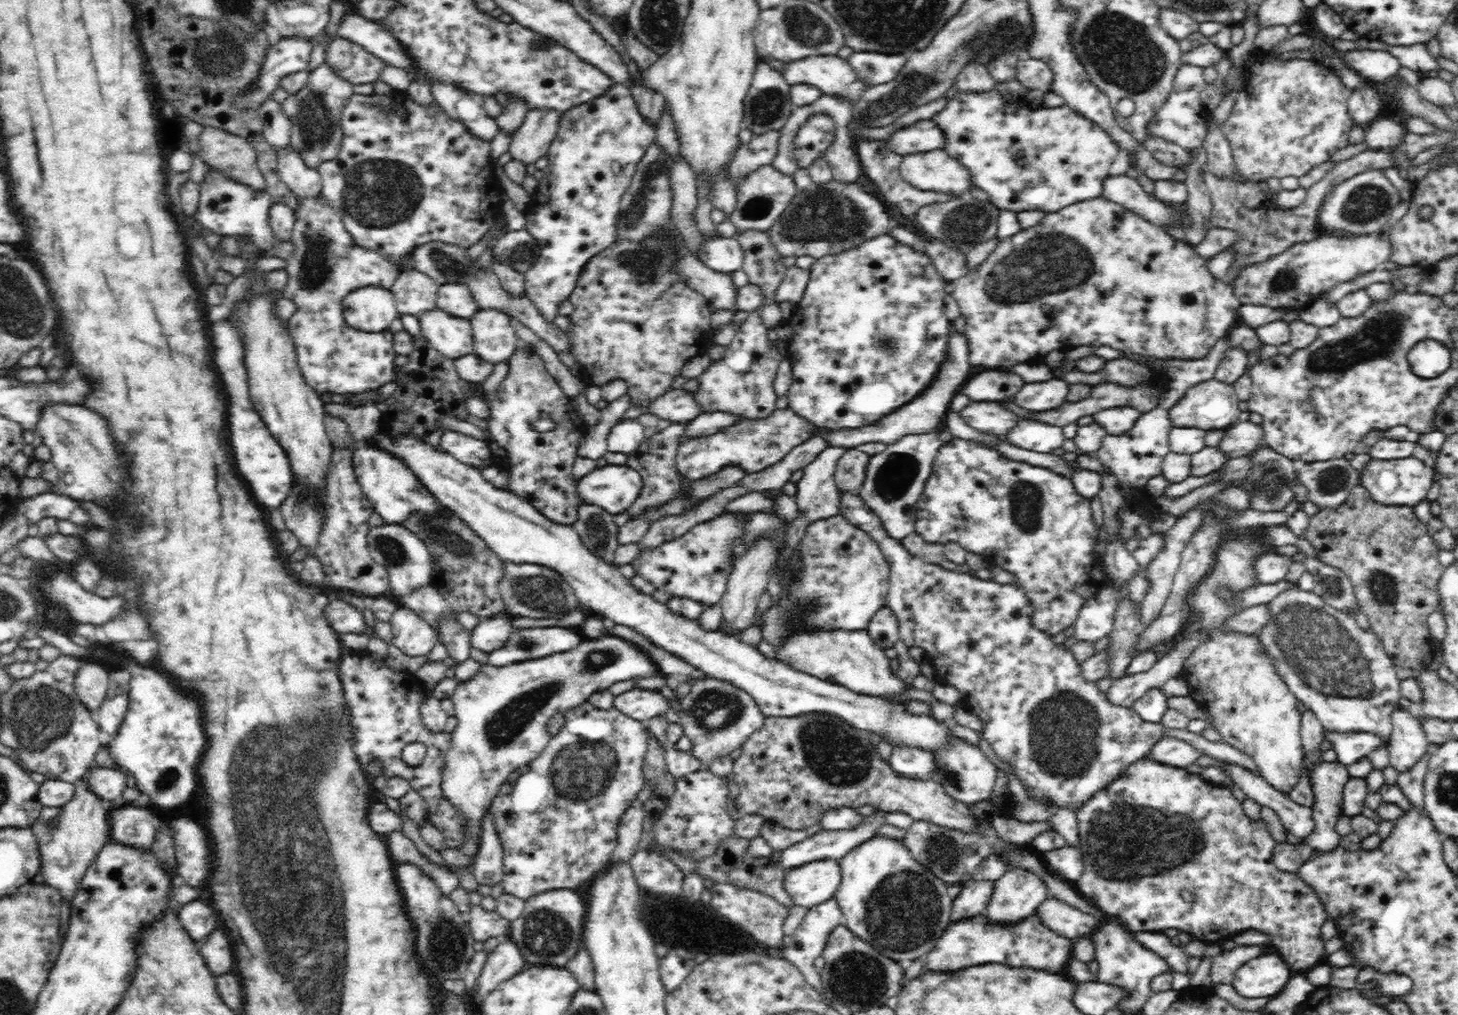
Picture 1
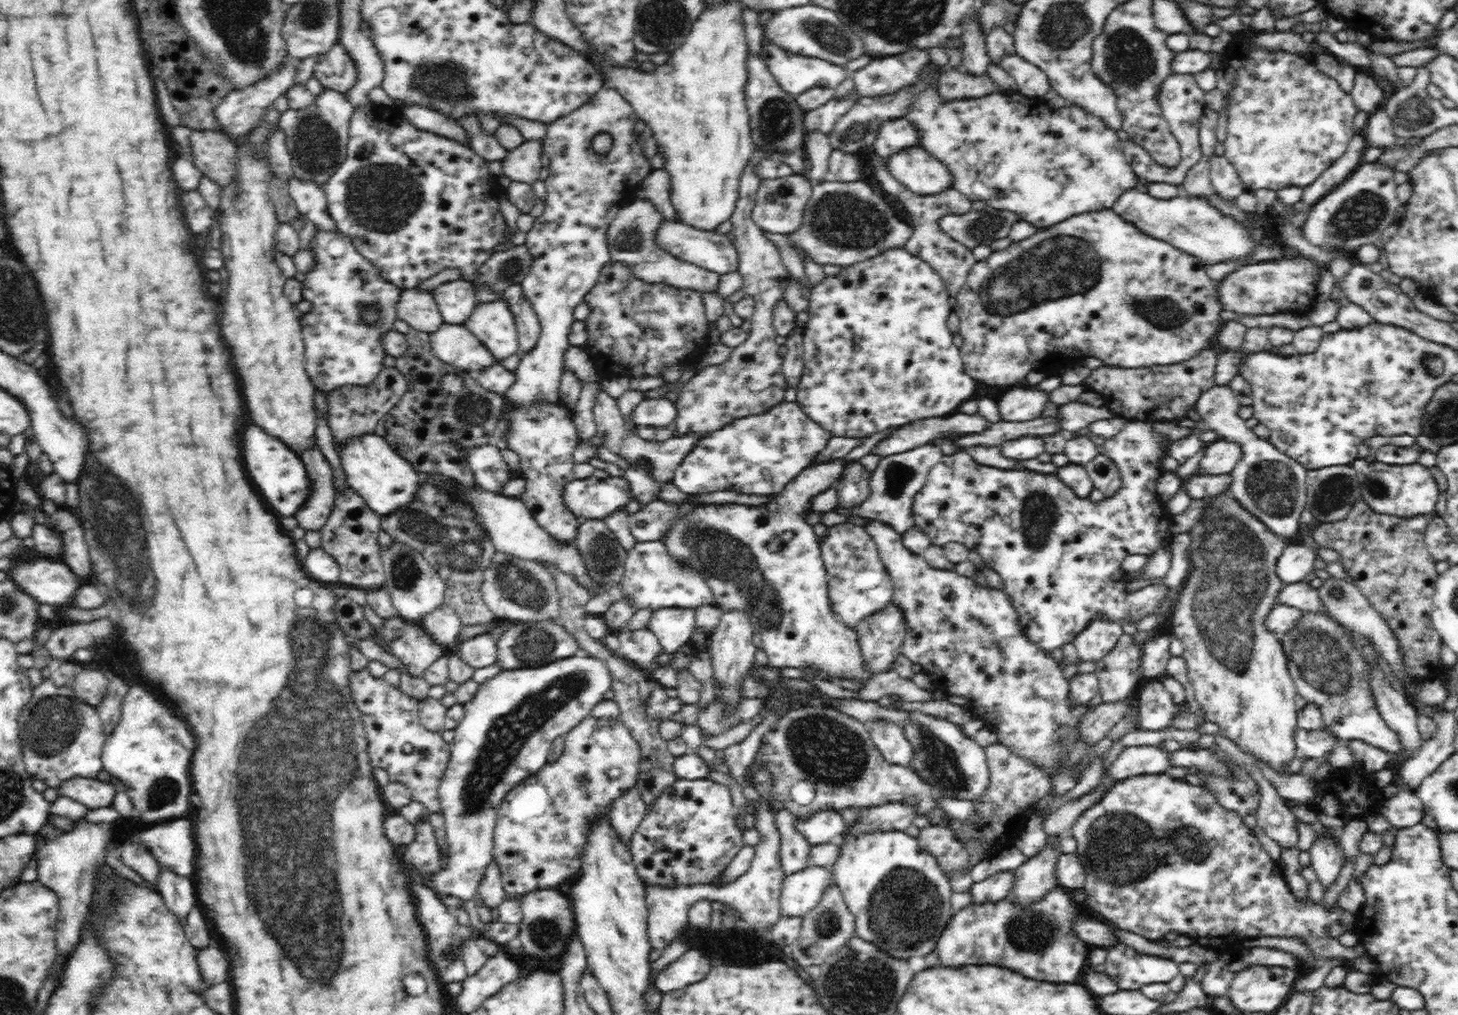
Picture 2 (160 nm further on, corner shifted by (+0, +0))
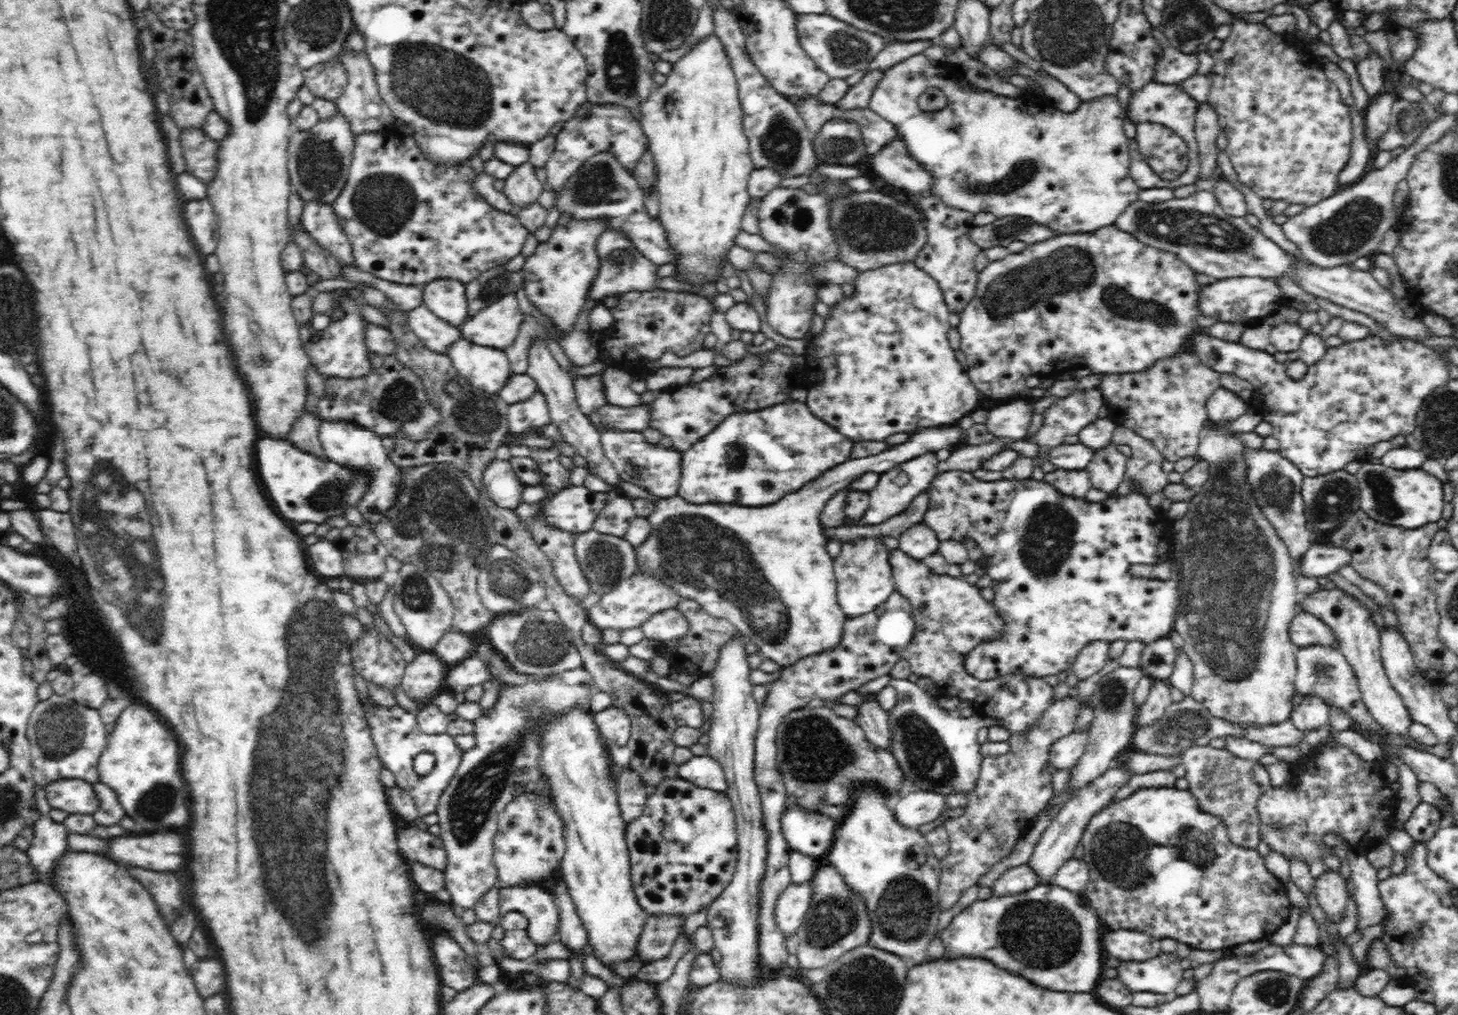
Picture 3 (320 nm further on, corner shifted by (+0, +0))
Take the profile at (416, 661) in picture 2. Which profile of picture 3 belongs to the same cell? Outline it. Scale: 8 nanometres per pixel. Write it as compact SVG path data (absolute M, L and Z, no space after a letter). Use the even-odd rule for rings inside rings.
M422 652L412 664L405 666L401 688L406 696L418 704L430 703L434 696L445 690L447 673L443 659L438 660L430 652Z

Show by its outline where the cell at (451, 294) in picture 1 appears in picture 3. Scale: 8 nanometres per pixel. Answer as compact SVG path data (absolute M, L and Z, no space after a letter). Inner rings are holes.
M436 279L420 286L423 291L423 305L437 318L450 325L460 327L467 318L465 286L452 279Z

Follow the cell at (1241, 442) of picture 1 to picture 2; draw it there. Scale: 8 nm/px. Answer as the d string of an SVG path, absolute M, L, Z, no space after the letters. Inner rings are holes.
M1224 439L1208 443L1195 474L1216 476L1231 473L1241 460L1241 456L1242 449L1238 443Z

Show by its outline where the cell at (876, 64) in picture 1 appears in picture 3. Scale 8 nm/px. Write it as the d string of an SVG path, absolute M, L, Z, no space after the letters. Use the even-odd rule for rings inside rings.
M924 53L915 54L886 70L882 82L877 84L872 96L869 98L868 108L872 109L882 118L887 119L888 122L891 122L896 127L898 138L904 142L911 157L930 171L932 178L934 178L934 184L929 189L930 194L938 197L944 205L972 214L978 214L979 212L992 213L998 219L1014 217L1028 218L1052 230L1057 230L1062 233L1072 233L1095 231L1100 227L1114 225L1121 211L1126 210L1131 205L1131 202L1138 199L1139 186L1136 185L1129 173L1131 163L1129 154L1131 148L1134 146L1134 141L1124 134L1123 121L1125 115L1117 94L1111 97L1100 97L1098 100L1083 101L1078 112L1066 114L1066 112L1058 112L1058 109L1053 106L1047 107L1041 100L1035 99L1034 102L1023 104L1013 97L997 95L990 91L964 86L964 80L964 76L955 66L951 65L950 70L948 70L930 61ZM928 86L937 86L942 90L948 101L946 108L932 112L920 110L918 97Z

